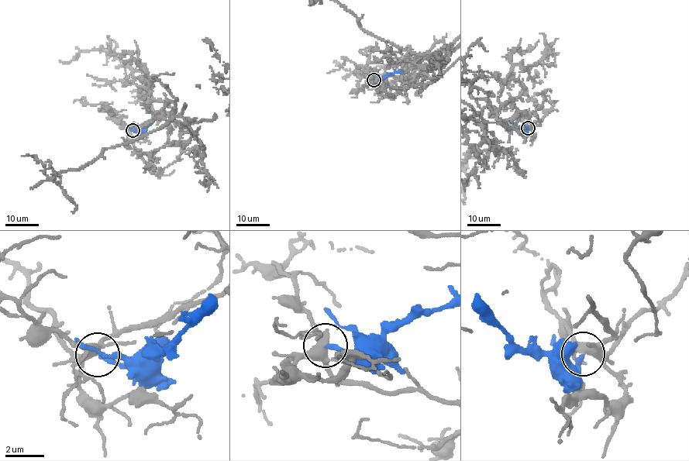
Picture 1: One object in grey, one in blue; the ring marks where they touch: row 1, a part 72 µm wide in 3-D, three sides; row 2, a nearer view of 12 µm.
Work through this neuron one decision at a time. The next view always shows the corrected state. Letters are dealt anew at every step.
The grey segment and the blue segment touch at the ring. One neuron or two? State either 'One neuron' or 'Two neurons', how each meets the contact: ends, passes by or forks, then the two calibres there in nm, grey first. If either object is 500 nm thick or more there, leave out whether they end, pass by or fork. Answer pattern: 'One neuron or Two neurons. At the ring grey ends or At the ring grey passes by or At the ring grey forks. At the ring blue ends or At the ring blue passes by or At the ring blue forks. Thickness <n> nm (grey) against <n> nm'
Two neurons. At the ring grey forks. At the ring blue ends. Thickness 360 nm (grey) against 240 nm

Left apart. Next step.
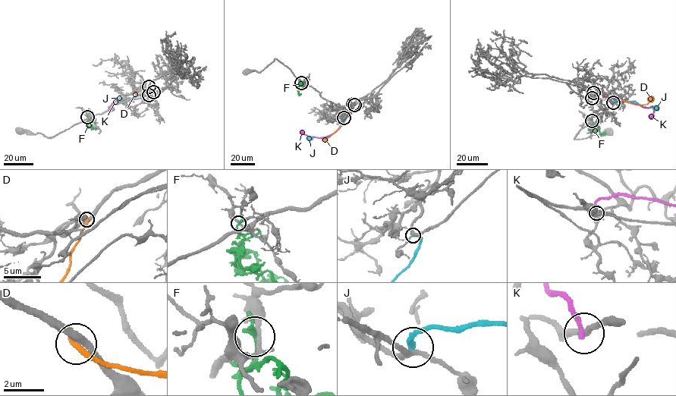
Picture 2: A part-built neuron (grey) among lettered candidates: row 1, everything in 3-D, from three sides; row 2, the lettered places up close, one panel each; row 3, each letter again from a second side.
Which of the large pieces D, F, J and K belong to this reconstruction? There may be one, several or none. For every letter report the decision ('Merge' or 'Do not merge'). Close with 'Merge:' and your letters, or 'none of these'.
D: Do not merge
F: Do not merge
J: Do not merge
K: Do not merge
Merge: none of these

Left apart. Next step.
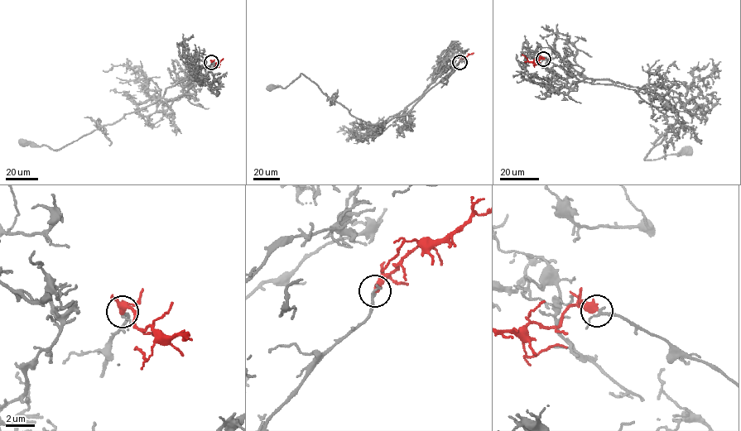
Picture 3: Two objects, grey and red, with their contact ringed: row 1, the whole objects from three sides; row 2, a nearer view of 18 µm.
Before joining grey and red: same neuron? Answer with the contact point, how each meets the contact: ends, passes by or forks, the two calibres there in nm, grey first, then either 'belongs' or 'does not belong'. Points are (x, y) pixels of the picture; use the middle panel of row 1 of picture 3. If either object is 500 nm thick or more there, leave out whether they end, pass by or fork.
at (459, 62); grey passes by; red ends there; 160 nm thick on the grey side, 400 nm on the other; belongs

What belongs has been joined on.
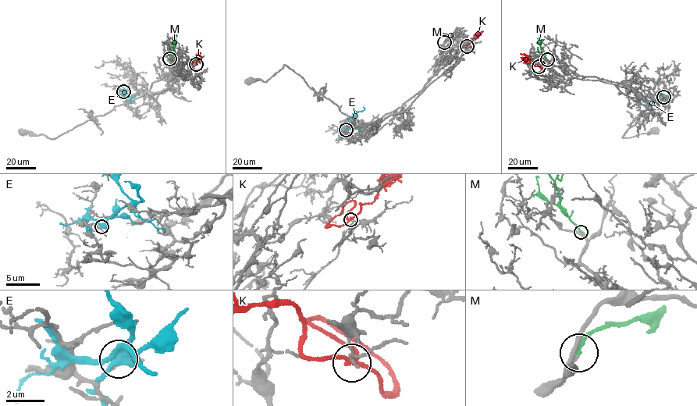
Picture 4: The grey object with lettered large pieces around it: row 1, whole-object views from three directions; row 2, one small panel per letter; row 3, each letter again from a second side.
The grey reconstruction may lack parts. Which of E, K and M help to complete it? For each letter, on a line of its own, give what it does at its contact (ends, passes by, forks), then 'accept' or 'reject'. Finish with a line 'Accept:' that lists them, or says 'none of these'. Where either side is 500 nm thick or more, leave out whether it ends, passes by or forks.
E: reject
K: it forks; reject
M: it ends; accept
Accept: M

